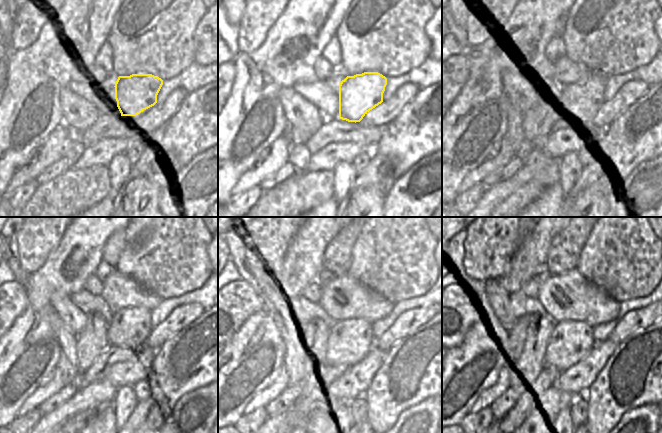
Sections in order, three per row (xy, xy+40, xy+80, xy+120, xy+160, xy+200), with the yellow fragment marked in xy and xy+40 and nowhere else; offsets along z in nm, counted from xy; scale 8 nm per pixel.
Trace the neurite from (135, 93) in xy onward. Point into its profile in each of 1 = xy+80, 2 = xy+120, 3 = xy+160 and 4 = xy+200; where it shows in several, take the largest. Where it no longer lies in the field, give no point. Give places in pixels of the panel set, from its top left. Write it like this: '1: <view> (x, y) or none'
1: xy+80 (579, 103)
2: xy+120 (129, 328)
3: xy+160 (350, 340)
4: xy+200 (572, 340)

